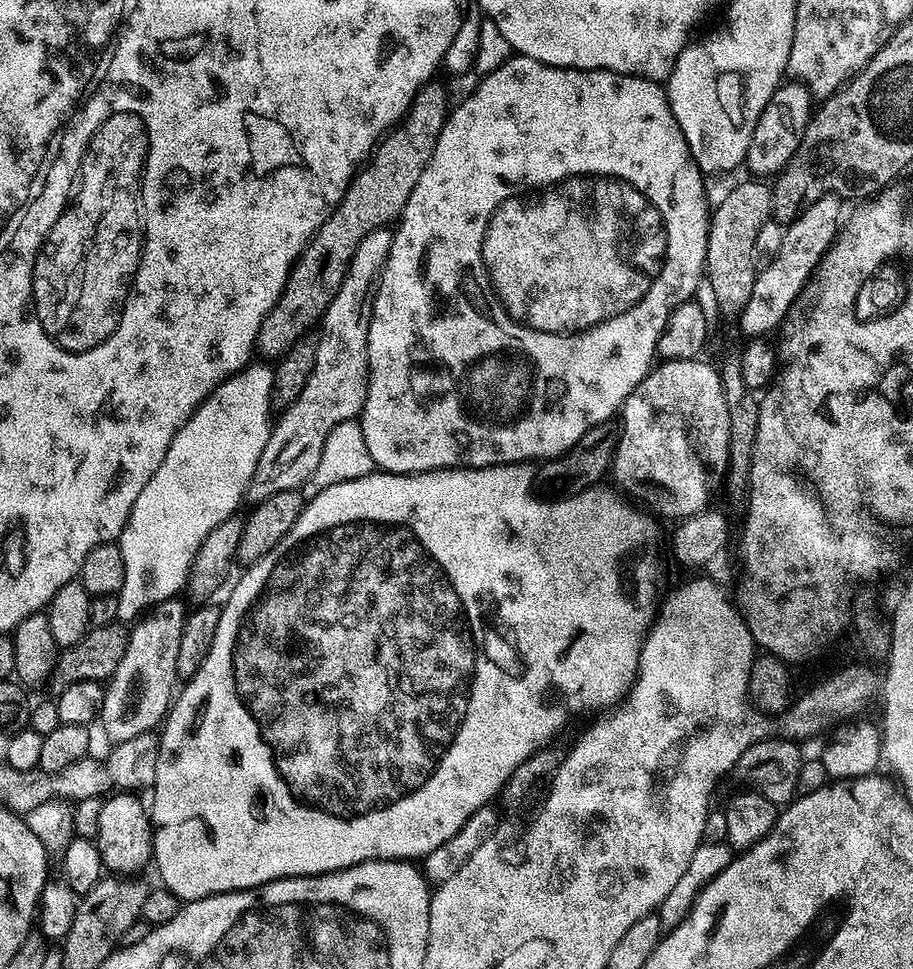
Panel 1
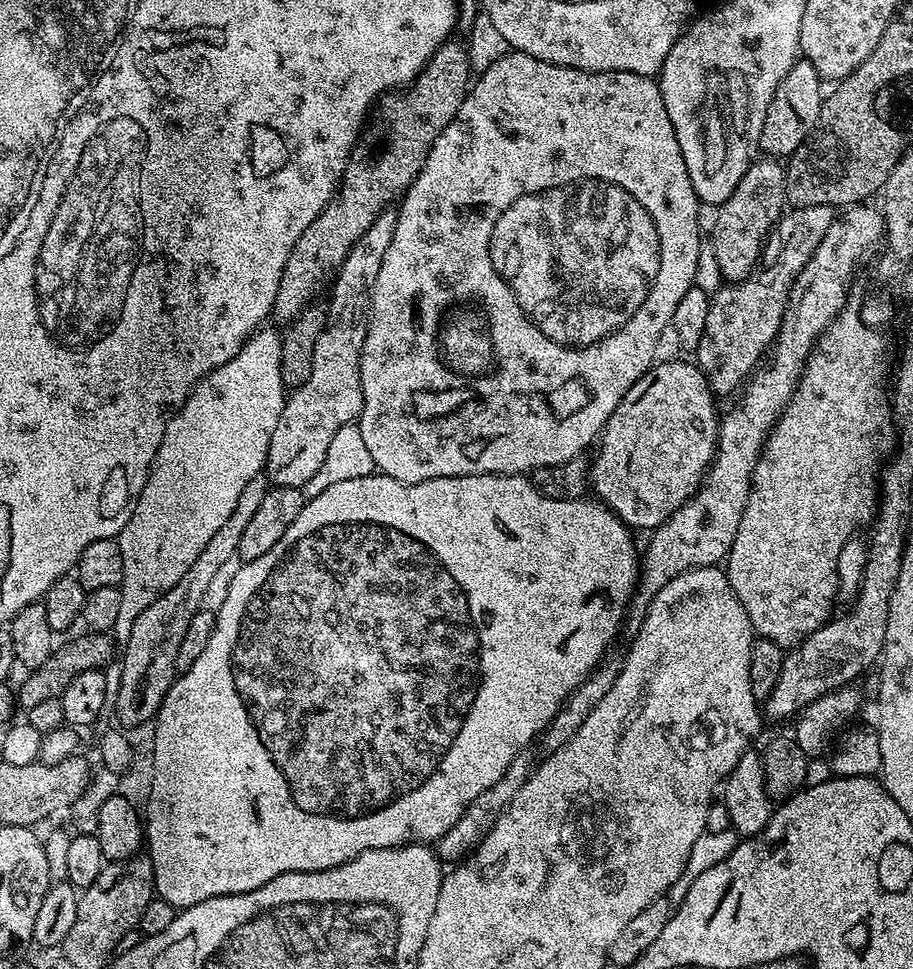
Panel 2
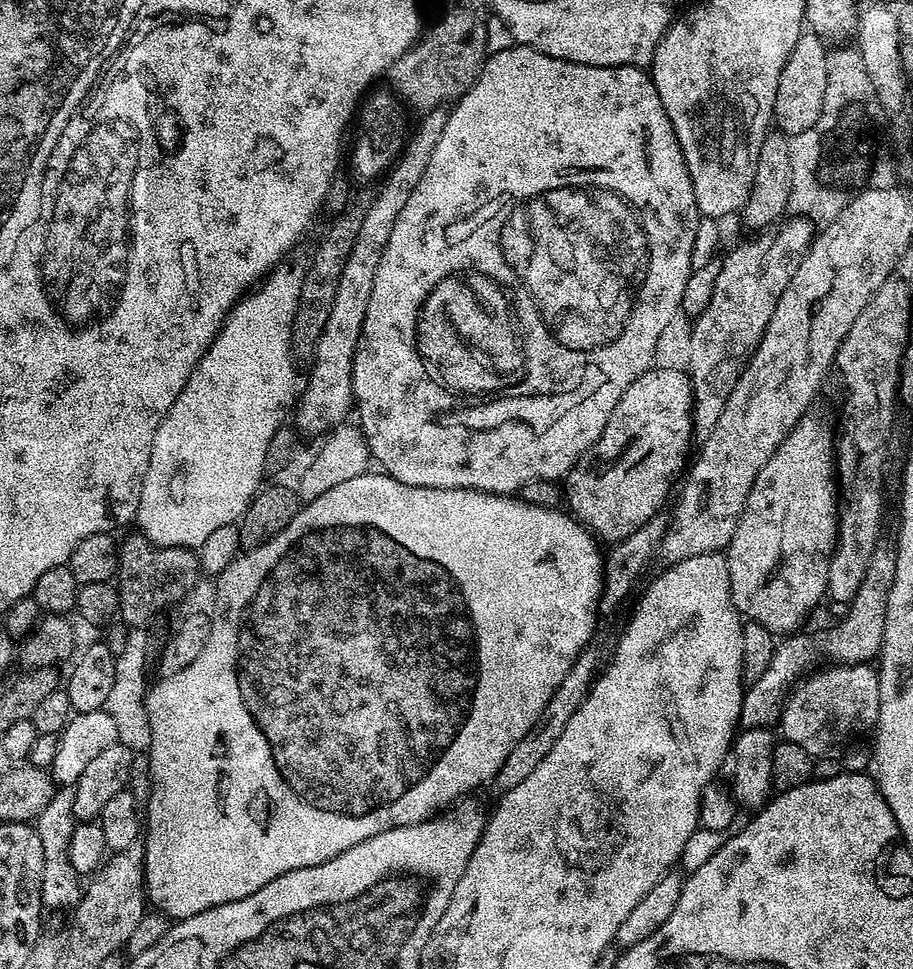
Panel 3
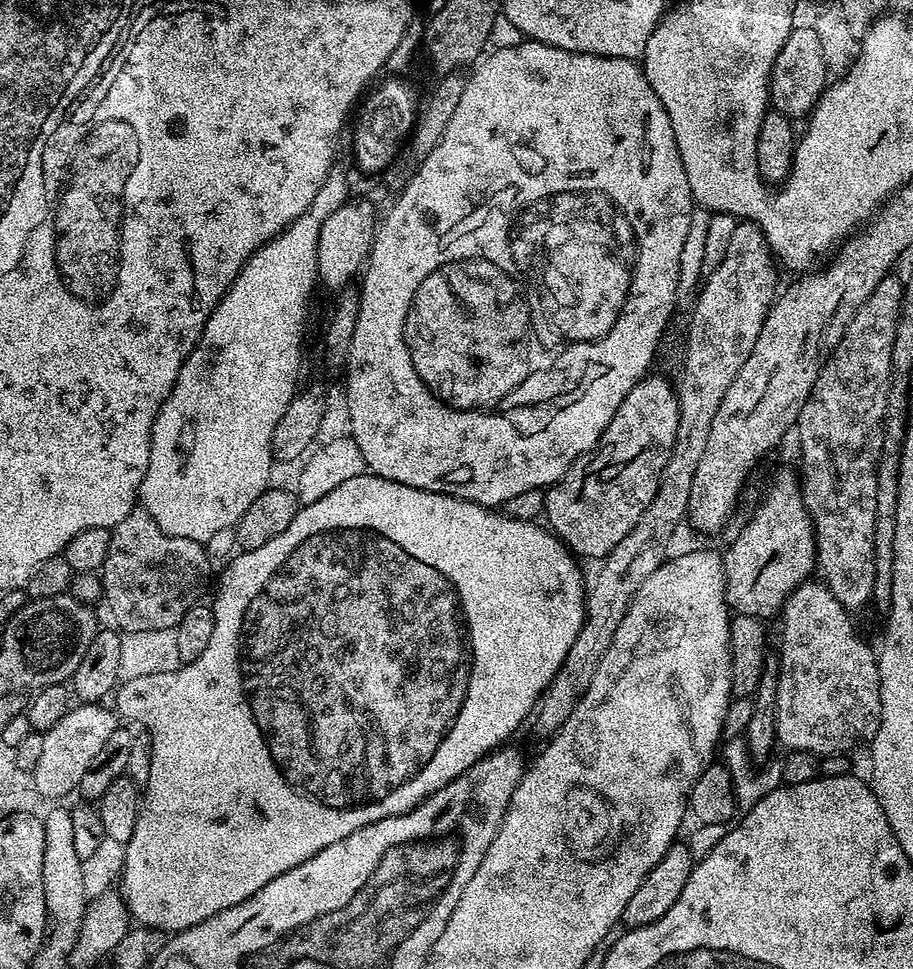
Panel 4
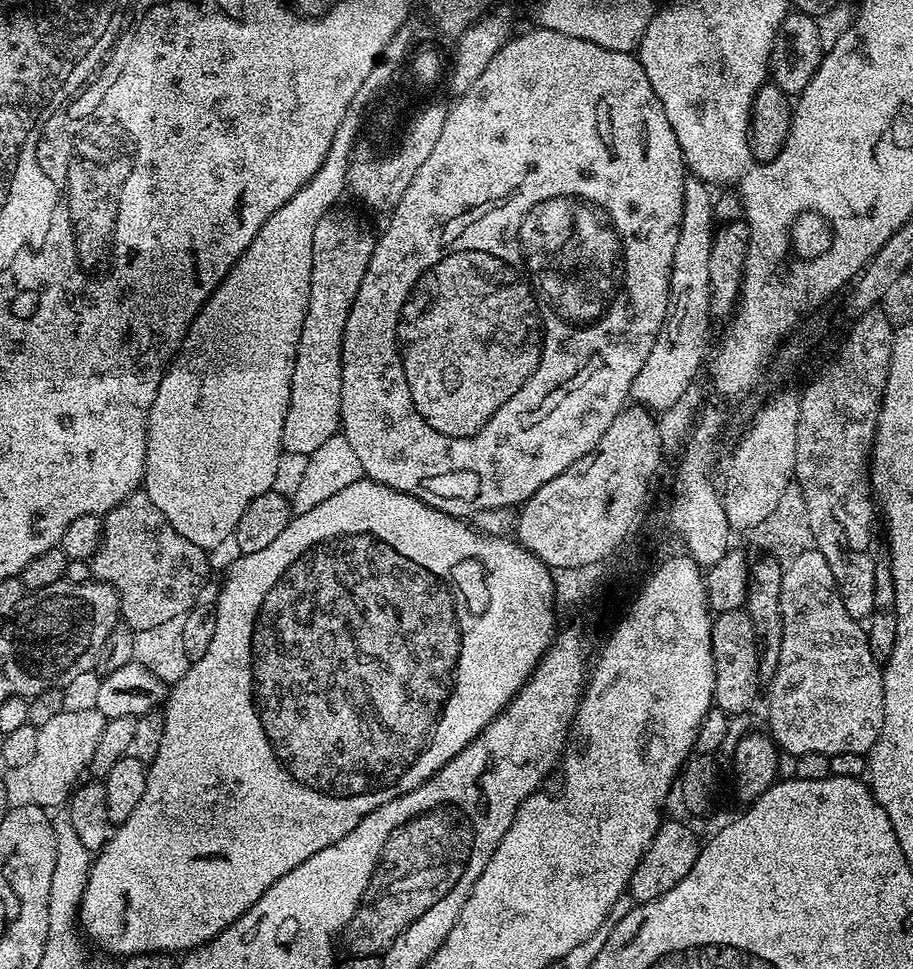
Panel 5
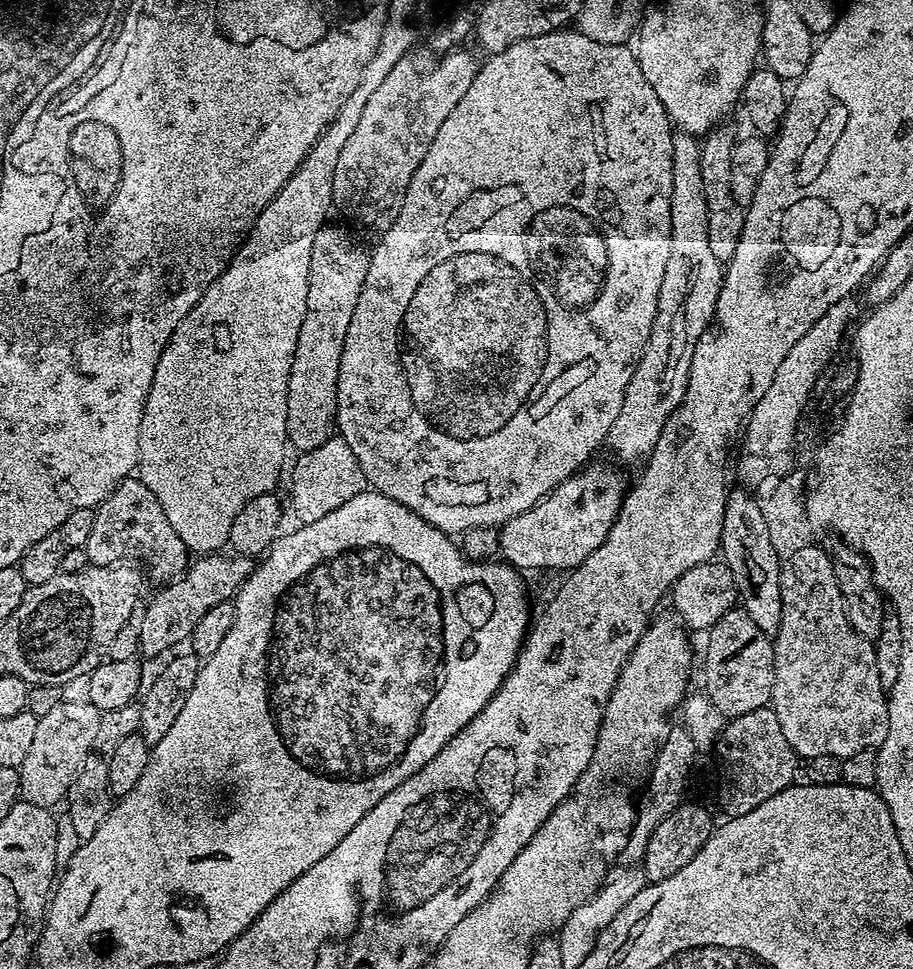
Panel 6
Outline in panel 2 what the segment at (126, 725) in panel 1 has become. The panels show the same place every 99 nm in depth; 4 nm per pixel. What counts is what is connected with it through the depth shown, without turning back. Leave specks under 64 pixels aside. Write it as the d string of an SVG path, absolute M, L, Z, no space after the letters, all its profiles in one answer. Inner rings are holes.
M261 474L246 482L246 490L238 498L238 506L234 506L234 514L222 522L222 527L206 542L206 550L194 558L194 566L182 574L180 581L170 590L166 590L138 618L134 618L130 638L123 645L124 662L120 672L118 692L114 694L114 708L119 716L131 726L140 726L151 721L160 711L161 702L176 677L176 659L182 646L182 638L186 638L186 630L190 626L190 618L205 607L204 595L212 588L216 575L231 560L237 559L238 542L242 538L242 530L250 523L250 518L258 511L262 498L266 498L270 487L267 475Z

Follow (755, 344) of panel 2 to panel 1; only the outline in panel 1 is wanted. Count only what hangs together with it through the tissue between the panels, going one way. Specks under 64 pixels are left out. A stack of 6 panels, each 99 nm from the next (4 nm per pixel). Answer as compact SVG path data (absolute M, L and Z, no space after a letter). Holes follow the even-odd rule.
M839 196L818 198L783 229L784 237L776 248L776 257L765 268L761 267L757 271L750 300L738 317L741 333L749 337L763 337L768 334L766 332L775 333L783 324L788 311L800 299L812 273L820 265L821 258L828 253L829 246L836 240L836 233L842 227L840 204L842 200Z

